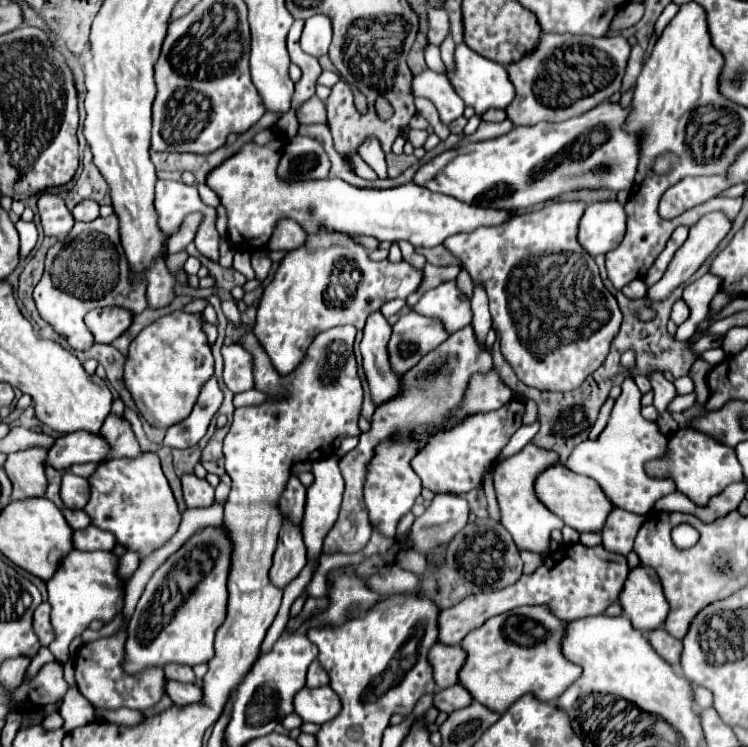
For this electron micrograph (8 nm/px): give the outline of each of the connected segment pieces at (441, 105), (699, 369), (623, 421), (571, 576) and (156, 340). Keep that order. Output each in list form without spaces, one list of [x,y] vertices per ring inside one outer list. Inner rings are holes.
[[[425,70],[413,78],[413,96],[429,98],[439,110],[443,124],[451,124],[463,114],[463,100],[457,96],[445,74]]]
[[[698,357],[692,364],[688,375],[694,382],[694,391],[697,395],[697,402],[703,405],[709,398],[709,387],[707,384],[708,373],[713,368],[702,357]]]
[[[625,350],[621,354],[621,364],[627,370],[627,376],[621,384],[621,396],[615,400],[615,408],[611,412],[607,428],[601,432],[597,440],[585,440],[579,444],[565,466],[573,470],[575,474],[585,474],[593,478],[603,492],[615,502],[617,508],[635,512],[635,514],[649,514],[653,510],[653,504],[675,492],[675,484],[671,478],[655,478],[645,472],[645,464],[651,460],[659,460],[669,452],[669,438],[661,434],[657,422],[649,422],[641,416],[641,392],[633,380],[633,366],[635,366],[635,354],[631,350]]]
[[[581,542],[561,546],[551,552],[531,576],[521,576],[513,586],[497,592],[467,596],[453,608],[443,610],[439,614],[439,642],[457,646],[473,628],[479,628],[485,620],[525,604],[547,604],[563,620],[579,620],[585,616],[603,614],[607,606],[619,600],[619,592],[625,586],[627,576],[627,560],[621,554],[611,554],[603,550],[603,546],[587,548]]]
[[[175,310],[143,328],[129,346],[125,386],[131,392],[141,416],[157,428],[169,428],[187,418],[203,384],[213,376],[211,346],[201,330],[199,318],[199,314]]]

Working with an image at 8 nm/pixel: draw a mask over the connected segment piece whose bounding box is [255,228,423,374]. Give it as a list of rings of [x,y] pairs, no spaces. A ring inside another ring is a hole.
[[[319,228],[315,234],[307,232],[305,244],[283,256],[273,280],[265,286],[257,306],[255,334],[277,372],[289,374],[303,360],[315,334],[339,324],[353,324],[361,330],[365,318],[385,302],[393,298],[405,300],[415,292],[421,276],[423,272],[407,262],[373,262],[369,252],[355,242],[353,234],[329,232],[325,228]]]

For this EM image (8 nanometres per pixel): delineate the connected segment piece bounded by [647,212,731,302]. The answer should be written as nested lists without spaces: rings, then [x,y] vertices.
[[[723,212],[705,214],[695,226],[691,226],[691,228],[689,228],[689,238],[687,238],[685,244],[675,252],[675,256],[673,256],[673,260],[669,262],[663,278],[649,288],[649,292],[647,292],[649,300],[651,300],[651,302],[653,302],[653,300],[665,300],[665,296],[669,296],[669,292],[673,292],[677,286],[685,284],[685,282],[699,270],[699,266],[707,260],[707,256],[713,254],[713,250],[719,246],[719,242],[727,236],[729,228],[731,228],[731,222],[727,220],[727,216],[725,216]]]

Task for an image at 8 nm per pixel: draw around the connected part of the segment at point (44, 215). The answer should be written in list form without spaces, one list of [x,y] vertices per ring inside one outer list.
[[[41,192],[37,198],[37,210],[39,210],[43,232],[47,236],[57,236],[61,240],[63,236],[69,234],[69,230],[75,224],[61,194]]]

